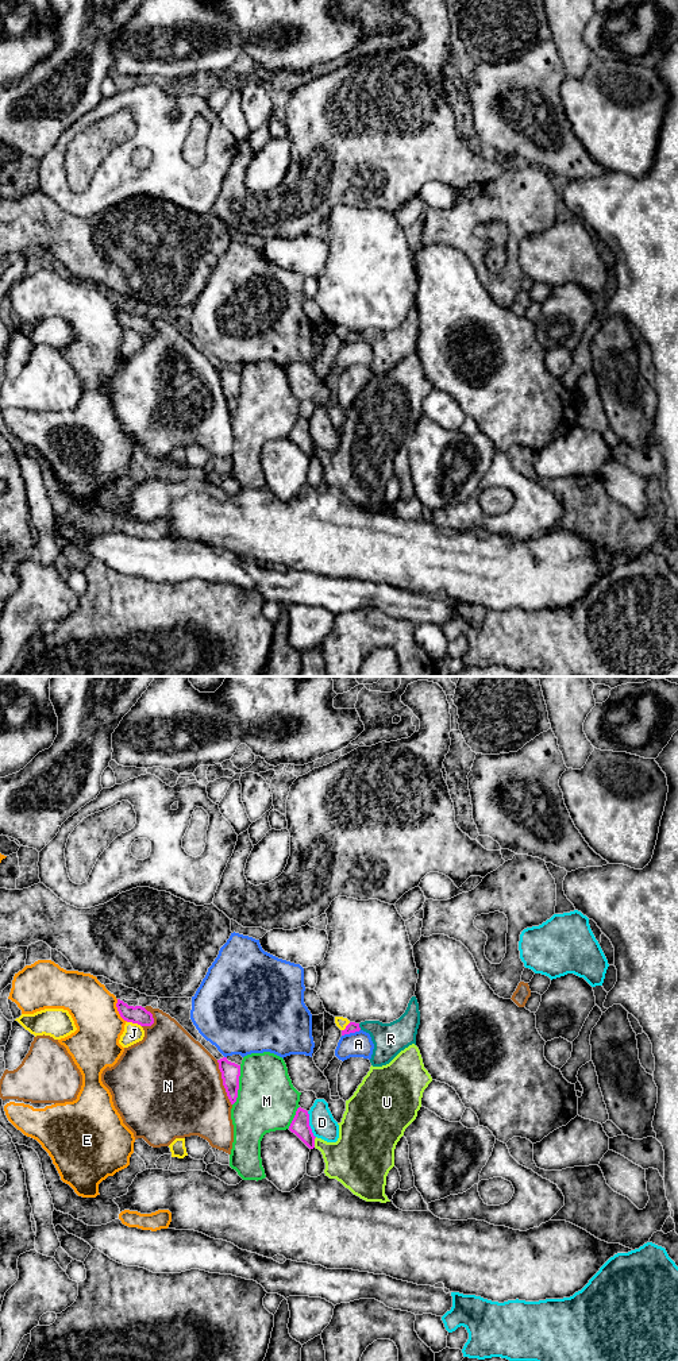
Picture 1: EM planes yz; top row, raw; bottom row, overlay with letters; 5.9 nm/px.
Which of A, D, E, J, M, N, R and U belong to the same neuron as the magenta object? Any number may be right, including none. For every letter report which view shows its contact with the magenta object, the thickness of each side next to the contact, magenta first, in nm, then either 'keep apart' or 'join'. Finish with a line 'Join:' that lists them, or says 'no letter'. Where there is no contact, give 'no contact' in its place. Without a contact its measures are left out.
A: yz | 60/150 nm | keep apart
D: yz | 110/150 nm | keep apart
E: yz | 110/280 nm | keep apart
J: yz | 110/120 nm | keep apart
M: yz | 110/360 nm | keep apart
N: yz | 110/500 nm | keep apart
R: yz | 60/190 nm | join
U: yz | 110/300 nm | keep apart
Join: R

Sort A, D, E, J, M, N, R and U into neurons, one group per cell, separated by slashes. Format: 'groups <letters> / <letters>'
groups A / D / E / J / M / N / R / U

